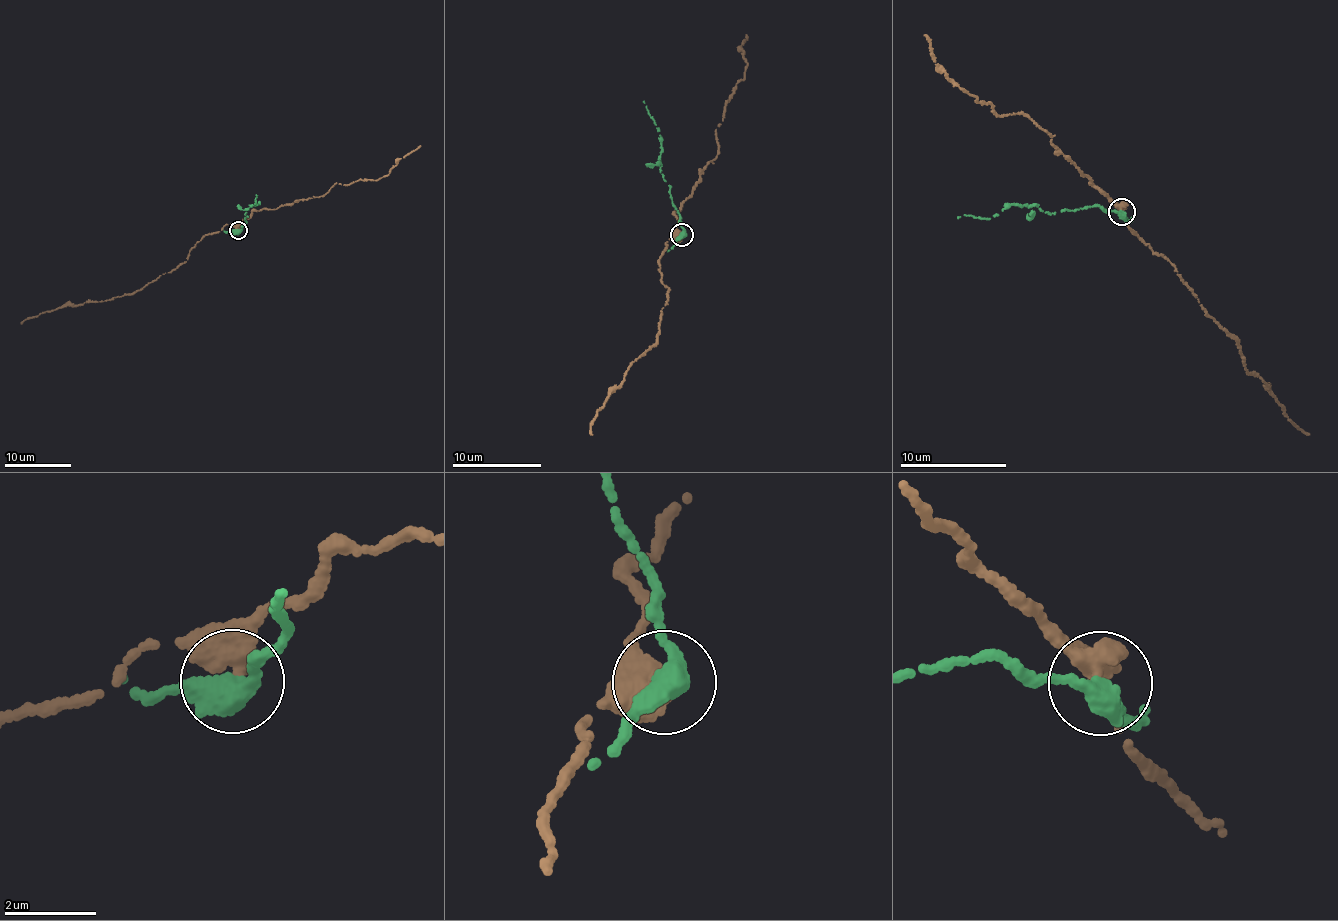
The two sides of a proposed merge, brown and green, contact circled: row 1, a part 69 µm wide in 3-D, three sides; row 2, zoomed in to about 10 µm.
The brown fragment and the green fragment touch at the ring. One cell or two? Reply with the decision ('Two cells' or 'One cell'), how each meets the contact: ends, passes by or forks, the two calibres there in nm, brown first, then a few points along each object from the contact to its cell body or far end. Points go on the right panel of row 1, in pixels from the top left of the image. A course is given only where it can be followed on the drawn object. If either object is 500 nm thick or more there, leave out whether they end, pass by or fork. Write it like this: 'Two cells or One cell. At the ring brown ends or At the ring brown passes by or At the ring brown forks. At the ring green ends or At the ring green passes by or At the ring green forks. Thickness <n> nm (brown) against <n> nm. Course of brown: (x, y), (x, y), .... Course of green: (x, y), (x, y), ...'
Two cells. At the ring brown passes by. At the ring green passes by. Thickness 440 nm (brown) against 400 nm. Course of brown: (1120, 211), (1138, 238), (1178, 272), (1199, 306), (1236, 336), (1247, 373), (1263, 379), (1294, 426), (1310, 434). Course of green: (1120, 211), (1097, 205), (1035, 212), (1016, 204), (991, 218), (958, 218)

